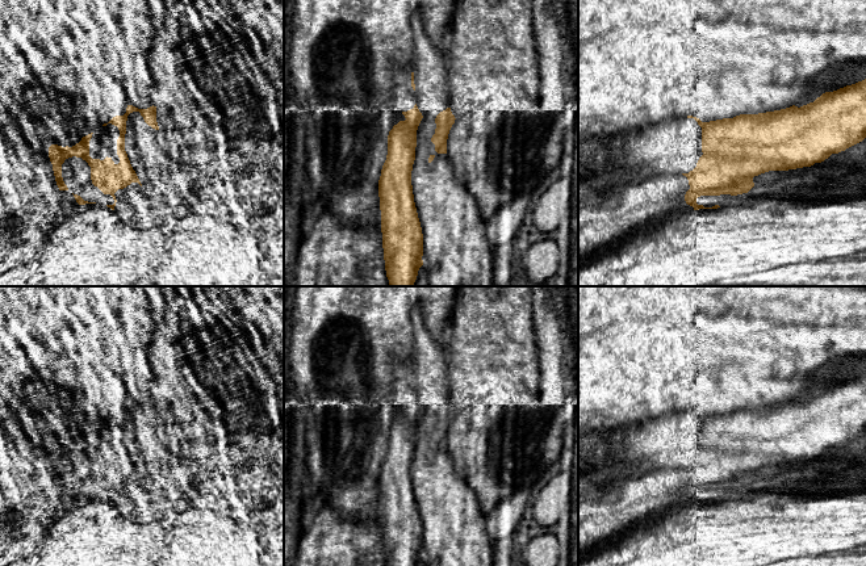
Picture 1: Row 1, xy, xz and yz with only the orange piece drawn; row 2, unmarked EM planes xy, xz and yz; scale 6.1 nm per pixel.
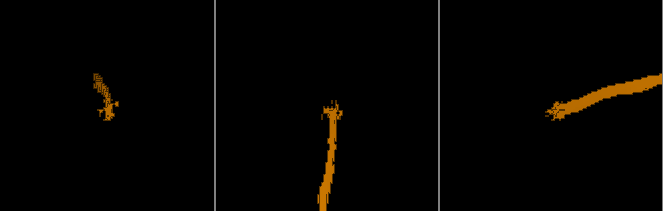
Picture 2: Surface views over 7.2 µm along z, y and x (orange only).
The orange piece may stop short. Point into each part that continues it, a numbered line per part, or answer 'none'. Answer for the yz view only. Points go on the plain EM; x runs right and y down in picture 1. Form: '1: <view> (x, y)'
1: yz (673, 440)

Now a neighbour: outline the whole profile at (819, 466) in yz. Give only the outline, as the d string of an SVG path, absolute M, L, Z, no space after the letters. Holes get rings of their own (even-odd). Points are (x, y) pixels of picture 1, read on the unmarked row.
M824 456L815 457L811 461L803 461L796 464L788 464L787 468L779 474L771 478L762 478L760 481L753 481L748 487L731 490L700 490L696 492L698 499L704 502L712 502L715 499L725 500L732 499L737 495L744 495L745 492L754 492L761 490L775 489L783 483L788 482L804 482L808 479L819 479L828 473L837 471L845 466L842 460L828 460Z

